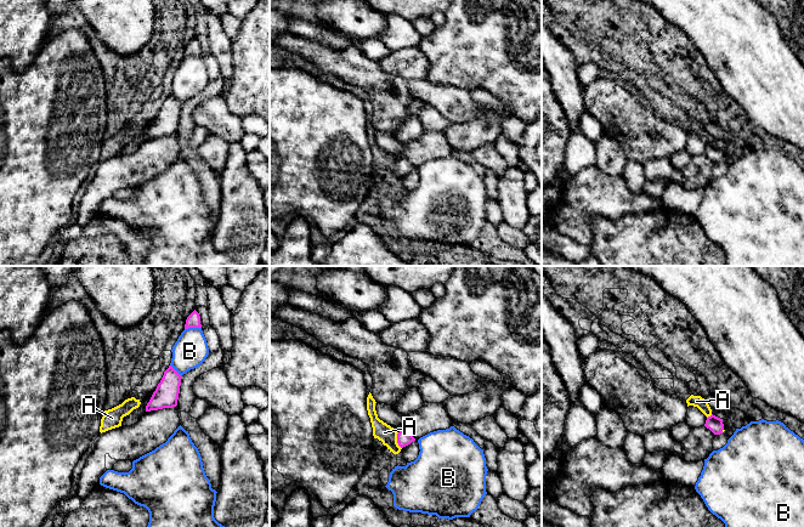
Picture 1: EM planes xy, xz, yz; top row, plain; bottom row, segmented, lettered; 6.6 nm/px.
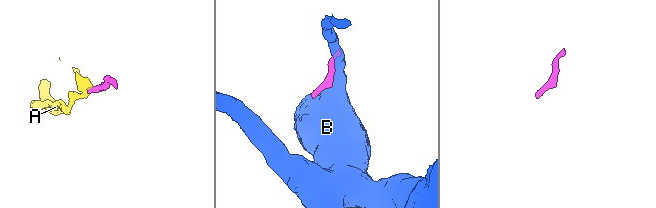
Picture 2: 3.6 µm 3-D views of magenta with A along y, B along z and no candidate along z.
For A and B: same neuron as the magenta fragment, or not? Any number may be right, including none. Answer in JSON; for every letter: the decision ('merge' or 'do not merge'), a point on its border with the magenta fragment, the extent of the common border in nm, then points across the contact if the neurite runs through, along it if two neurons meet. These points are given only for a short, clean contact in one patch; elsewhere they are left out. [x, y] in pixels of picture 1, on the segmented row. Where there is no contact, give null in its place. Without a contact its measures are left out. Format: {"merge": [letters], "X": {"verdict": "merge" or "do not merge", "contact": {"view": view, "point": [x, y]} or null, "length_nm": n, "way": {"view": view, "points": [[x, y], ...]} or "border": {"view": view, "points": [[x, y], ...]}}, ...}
{"merge": ["A"], "A": {"verdict": "merge", "contact": {"view": "xz", "point": [397, 441]}, "length_nm": 110, "way": {"view": "xz", "points": [[403, 438], [397, 441], [384, 432]]}}, "B": {"verdict": "do not merge", "contact": {"view": "xy", "point": [192, 327]}, "length_nm": 110}}

